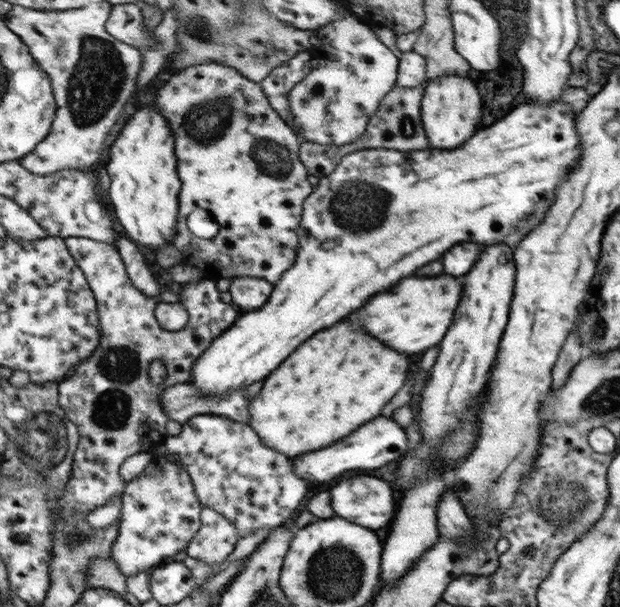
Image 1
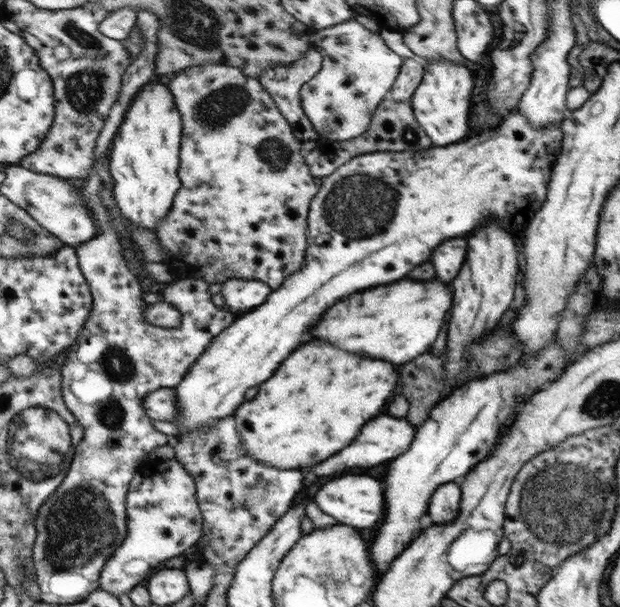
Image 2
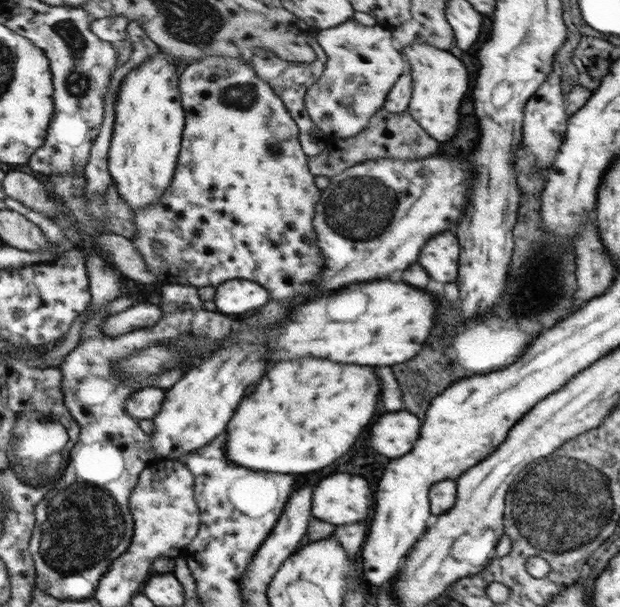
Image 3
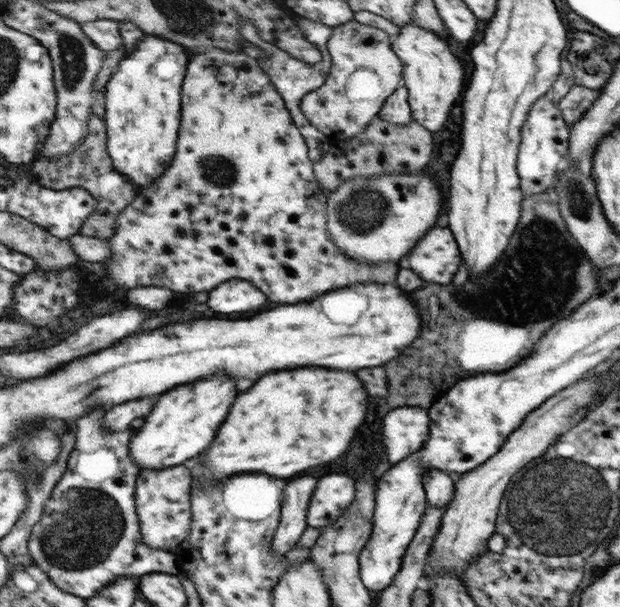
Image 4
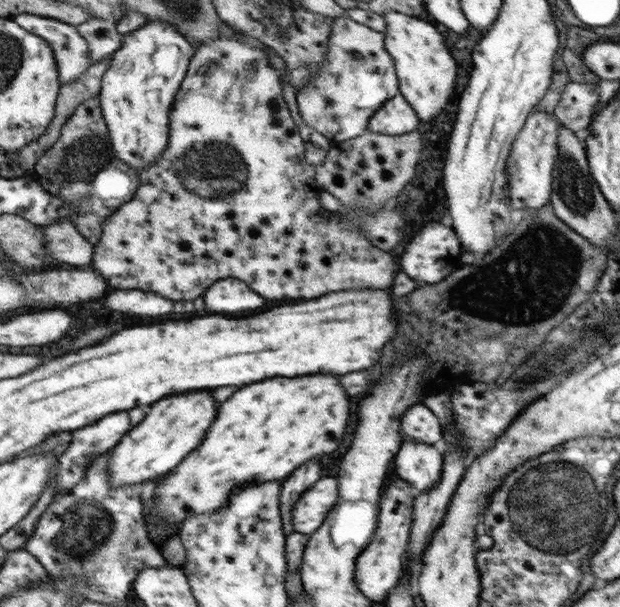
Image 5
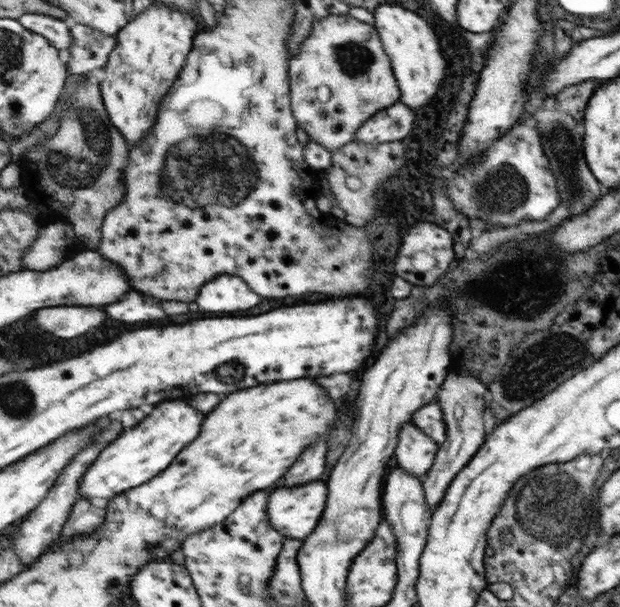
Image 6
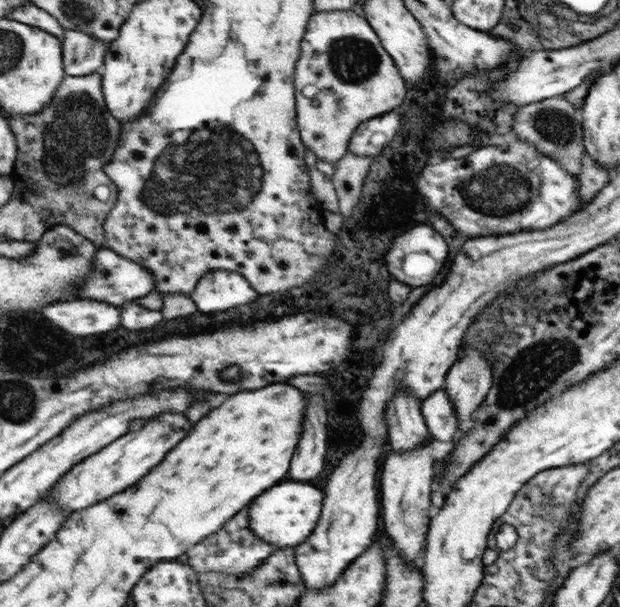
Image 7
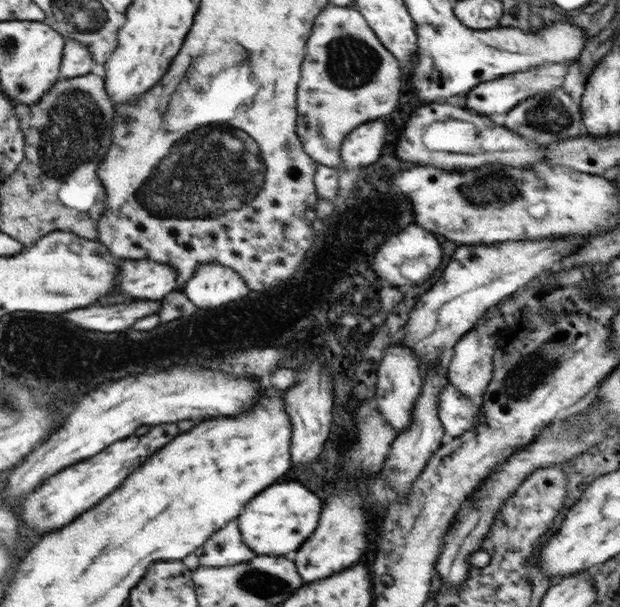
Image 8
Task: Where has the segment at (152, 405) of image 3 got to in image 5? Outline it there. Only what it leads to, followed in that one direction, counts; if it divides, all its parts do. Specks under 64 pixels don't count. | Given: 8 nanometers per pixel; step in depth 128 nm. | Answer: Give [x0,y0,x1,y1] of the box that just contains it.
[55,410,134,495]

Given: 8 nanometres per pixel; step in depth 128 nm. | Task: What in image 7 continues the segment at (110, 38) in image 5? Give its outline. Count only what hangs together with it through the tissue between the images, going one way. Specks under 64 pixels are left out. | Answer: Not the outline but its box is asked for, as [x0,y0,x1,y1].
[64,30,108,76]

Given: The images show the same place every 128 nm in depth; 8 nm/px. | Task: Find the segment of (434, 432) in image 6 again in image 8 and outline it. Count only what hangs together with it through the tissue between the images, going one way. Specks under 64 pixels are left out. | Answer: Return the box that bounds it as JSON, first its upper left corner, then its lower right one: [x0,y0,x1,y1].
[437,382,479,437]

